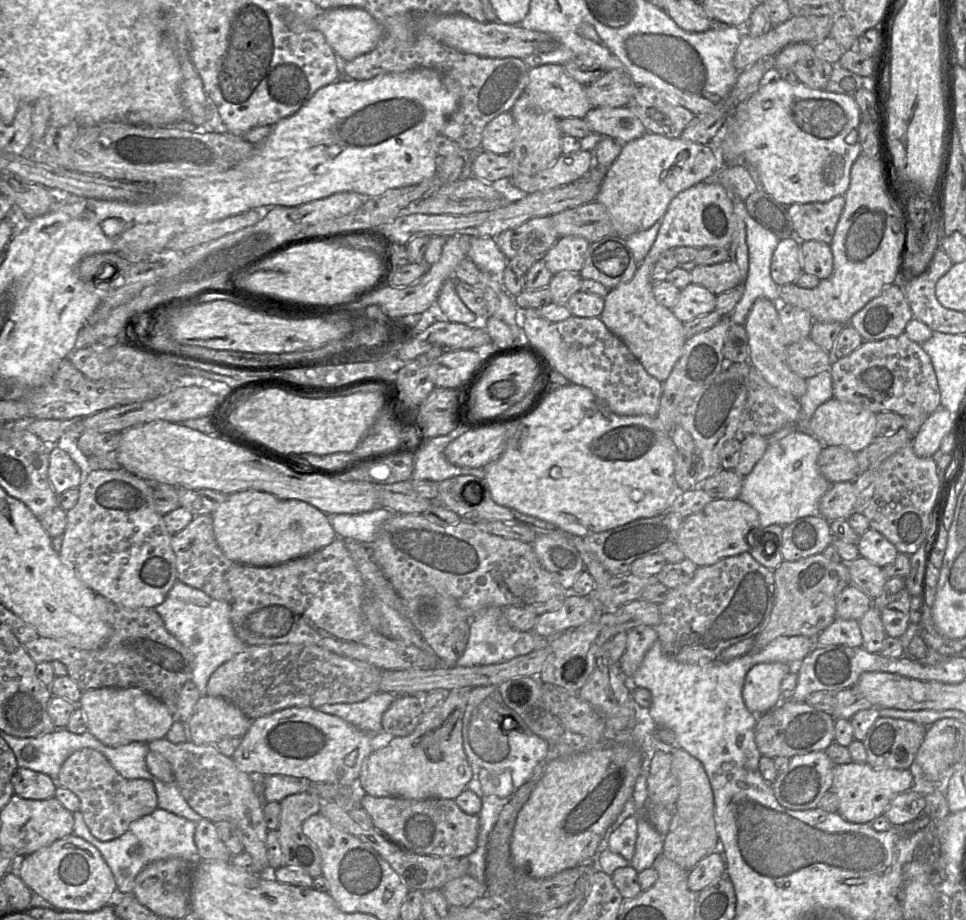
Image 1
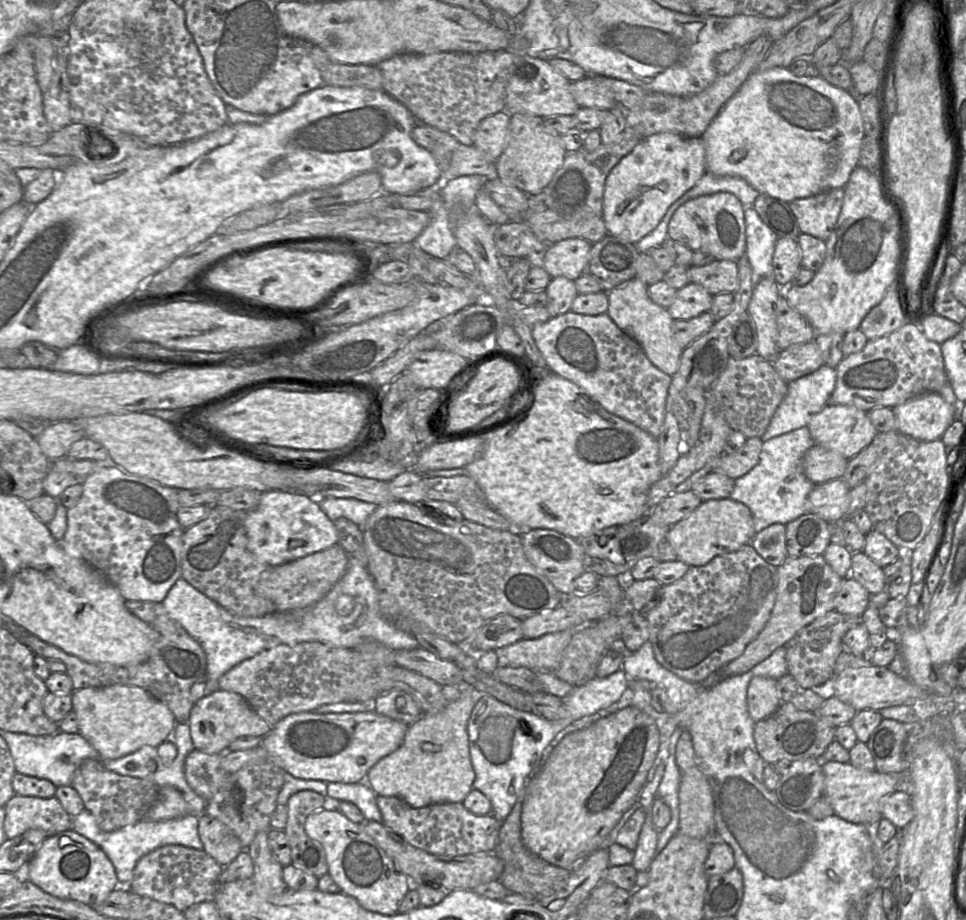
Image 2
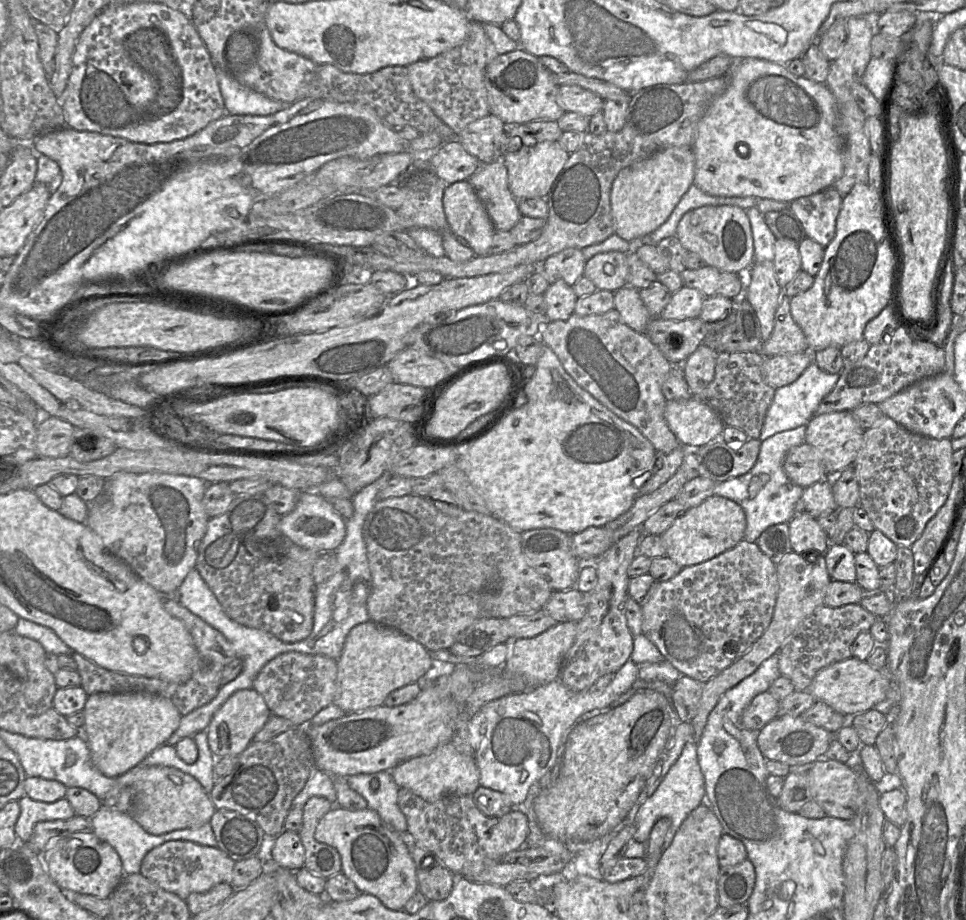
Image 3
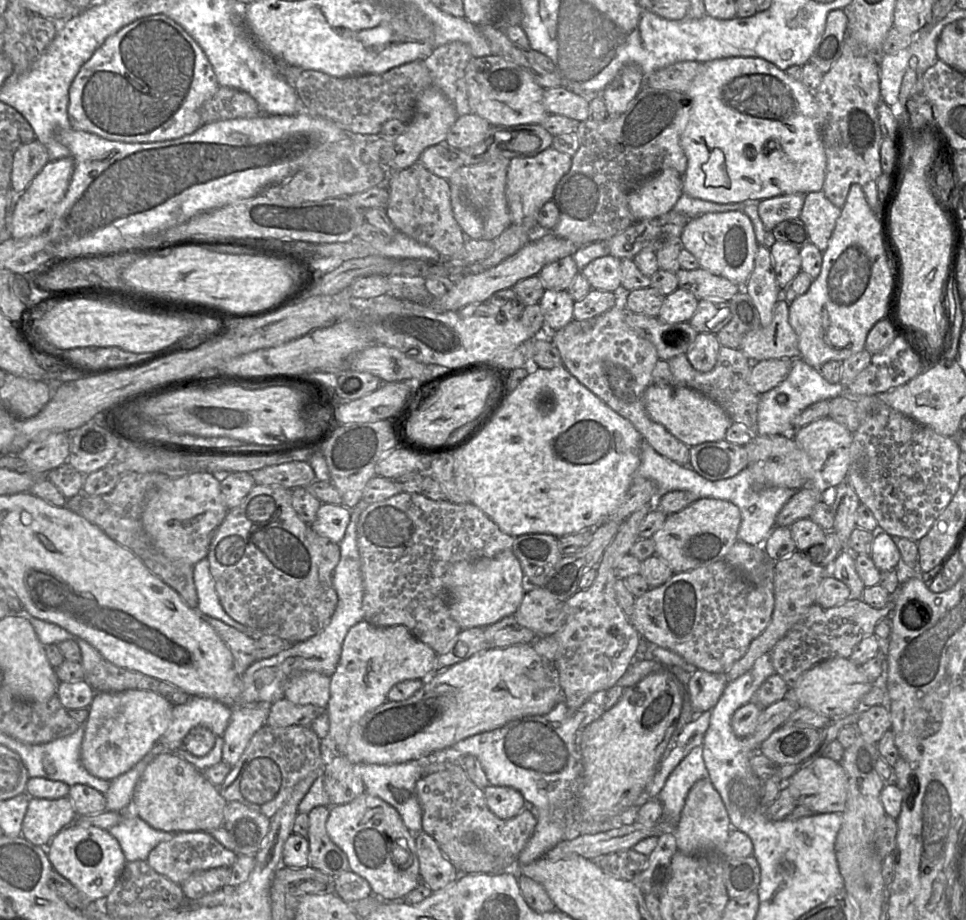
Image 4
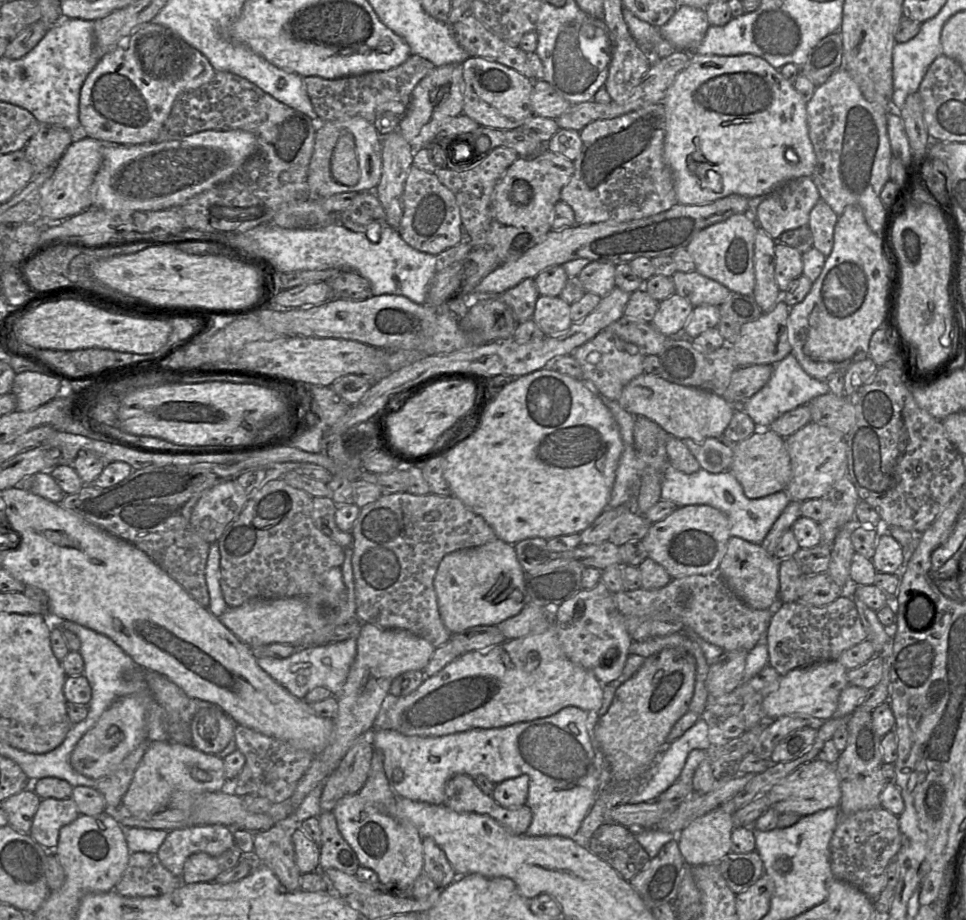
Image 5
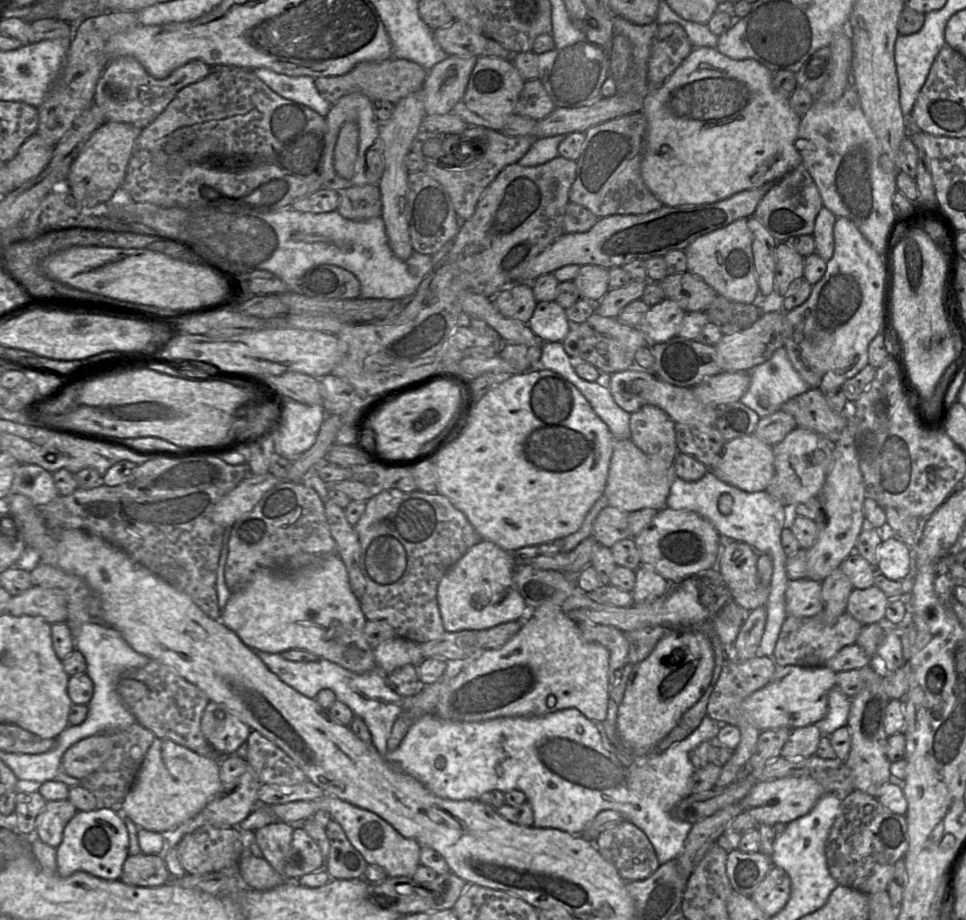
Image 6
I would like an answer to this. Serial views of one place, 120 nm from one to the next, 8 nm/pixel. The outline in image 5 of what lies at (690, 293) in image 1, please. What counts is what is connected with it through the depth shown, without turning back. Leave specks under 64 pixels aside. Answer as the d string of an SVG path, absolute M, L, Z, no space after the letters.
M674 293L659 302L651 324L668 338L682 335L693 308L687 299Z

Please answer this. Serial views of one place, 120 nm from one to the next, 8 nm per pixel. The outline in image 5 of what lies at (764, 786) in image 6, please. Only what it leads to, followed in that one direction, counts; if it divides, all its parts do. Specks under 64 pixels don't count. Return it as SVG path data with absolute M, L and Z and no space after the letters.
M815 758L790 773L785 779L775 784L767 795L770 807L779 815L796 813L800 816L814 814L830 807L839 806L841 789L835 764Z

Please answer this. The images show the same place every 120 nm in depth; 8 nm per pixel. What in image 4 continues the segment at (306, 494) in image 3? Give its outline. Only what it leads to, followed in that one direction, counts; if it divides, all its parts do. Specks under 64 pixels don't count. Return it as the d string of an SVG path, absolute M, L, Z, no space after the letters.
M322 503L311 528L320 536L339 544L350 522L351 510L343 505Z

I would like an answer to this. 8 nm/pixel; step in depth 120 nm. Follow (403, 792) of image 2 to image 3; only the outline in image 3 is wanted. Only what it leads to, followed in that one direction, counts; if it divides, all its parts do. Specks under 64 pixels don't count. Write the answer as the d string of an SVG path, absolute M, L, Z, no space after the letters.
M452 742L439 746L428 755L408 759L391 770L399 788L407 788L428 802L447 795L473 795L479 787L480 774L474 756L460 753Z

